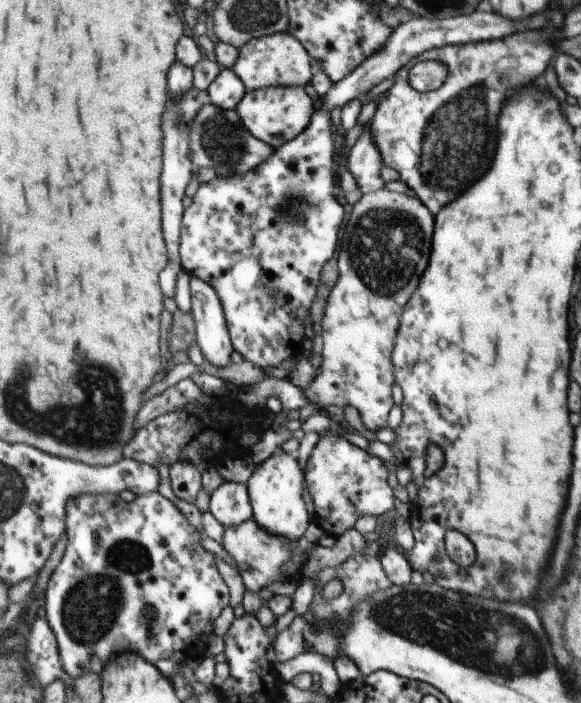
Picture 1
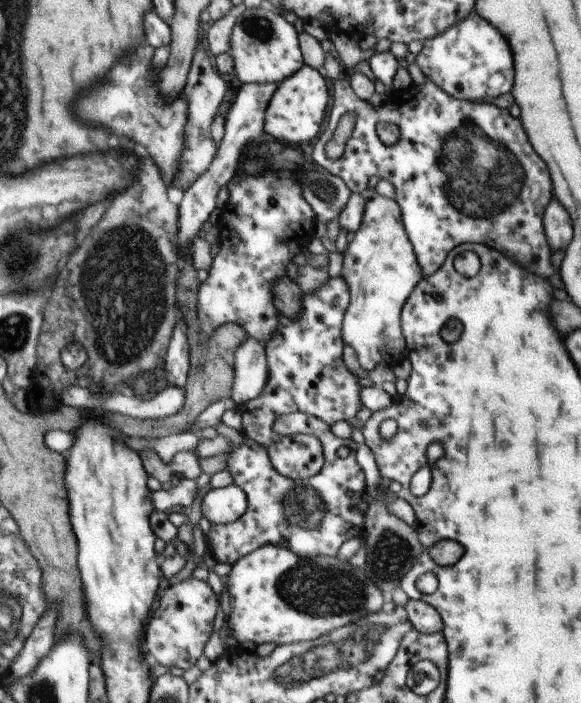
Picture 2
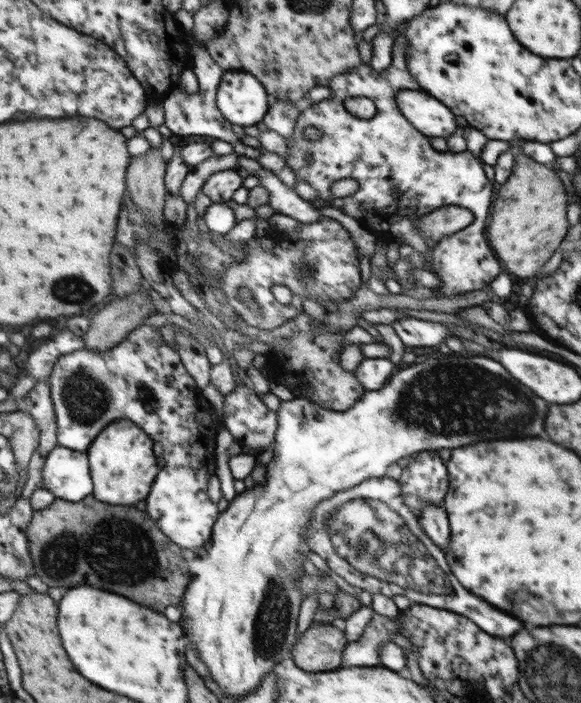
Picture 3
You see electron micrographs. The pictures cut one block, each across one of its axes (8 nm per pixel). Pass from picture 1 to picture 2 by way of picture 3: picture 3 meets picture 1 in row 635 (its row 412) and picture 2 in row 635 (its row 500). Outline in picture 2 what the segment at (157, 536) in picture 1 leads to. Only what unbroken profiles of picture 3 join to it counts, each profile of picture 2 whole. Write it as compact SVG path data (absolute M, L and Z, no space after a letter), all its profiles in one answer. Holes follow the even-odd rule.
M190 577L170 585L160 598L160 606L145 630L148 656L162 666L177 666L182 670L192 668L204 654L204 646L214 632L214 618L218 614L219 599L207 581Z

